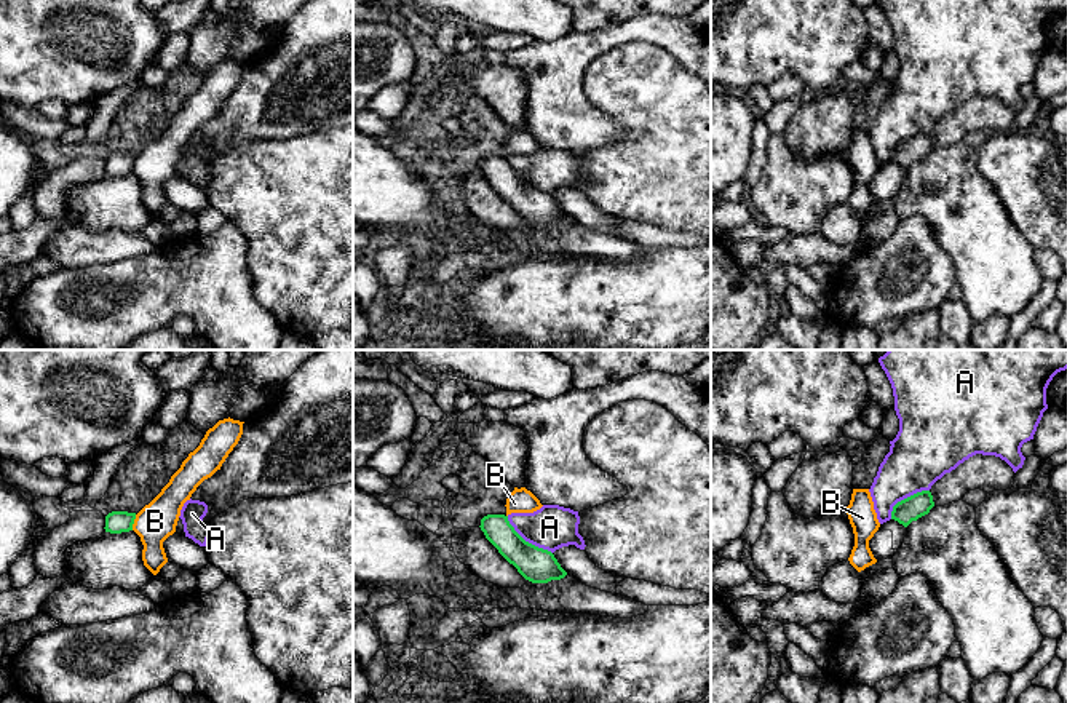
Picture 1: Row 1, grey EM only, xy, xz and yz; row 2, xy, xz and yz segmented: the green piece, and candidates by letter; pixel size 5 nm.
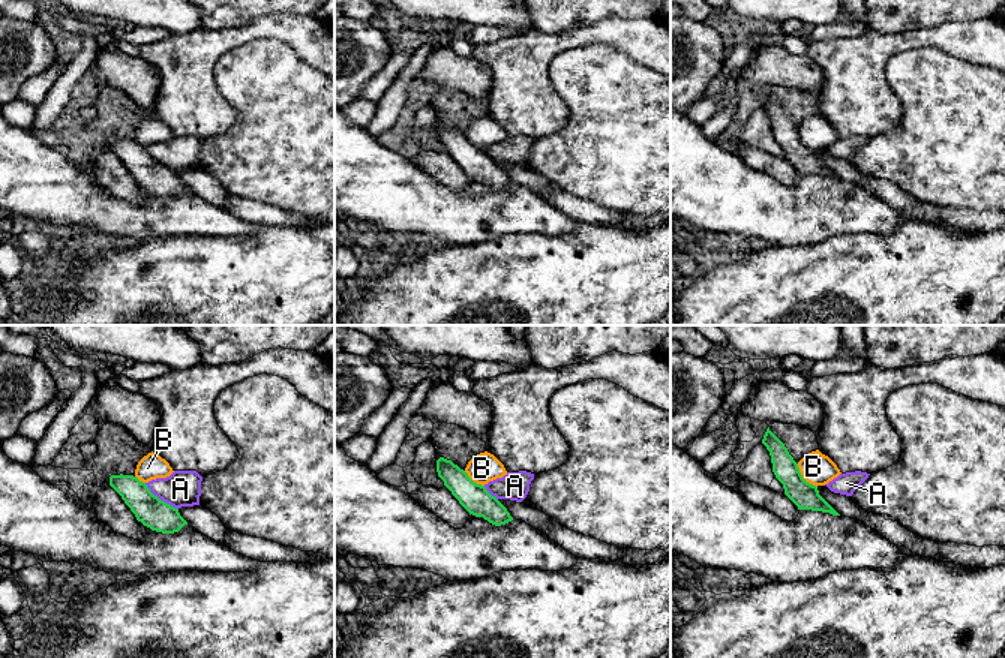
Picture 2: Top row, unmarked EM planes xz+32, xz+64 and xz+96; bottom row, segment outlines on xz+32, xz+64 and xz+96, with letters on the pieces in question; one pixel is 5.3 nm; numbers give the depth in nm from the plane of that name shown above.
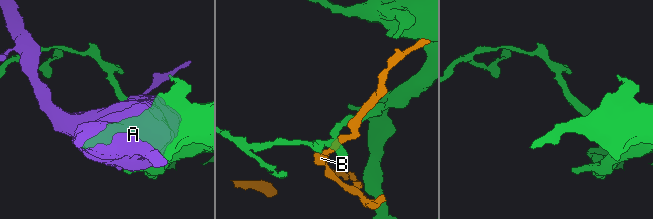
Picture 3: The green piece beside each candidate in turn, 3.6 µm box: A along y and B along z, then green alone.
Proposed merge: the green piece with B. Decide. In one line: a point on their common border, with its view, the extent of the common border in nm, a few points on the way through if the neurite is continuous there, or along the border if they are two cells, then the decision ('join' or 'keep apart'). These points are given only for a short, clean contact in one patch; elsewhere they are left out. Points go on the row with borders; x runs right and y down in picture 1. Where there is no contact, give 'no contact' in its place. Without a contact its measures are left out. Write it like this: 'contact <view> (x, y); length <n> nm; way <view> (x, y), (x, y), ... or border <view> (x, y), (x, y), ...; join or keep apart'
contact xy (133, 523); length 80 nm; border xy (136, 515), (131, 529); keep apart

